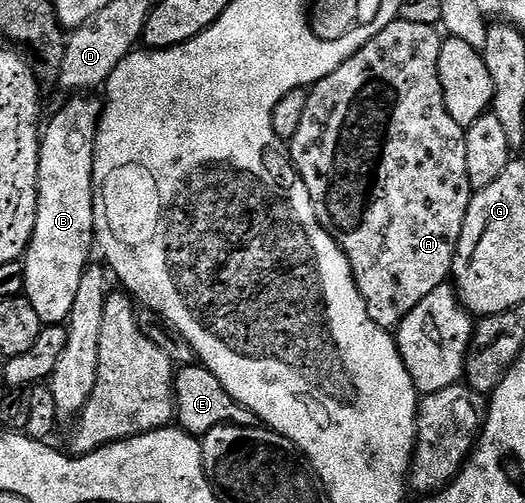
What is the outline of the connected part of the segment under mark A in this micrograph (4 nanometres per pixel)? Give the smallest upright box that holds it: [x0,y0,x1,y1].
[291,18,474,330]

